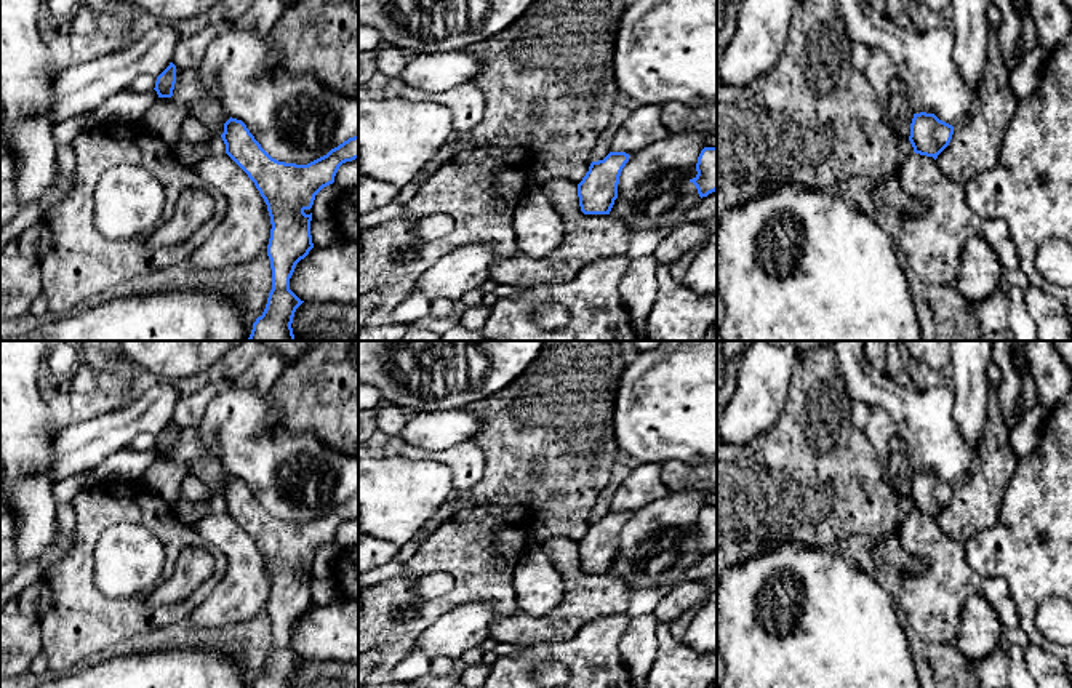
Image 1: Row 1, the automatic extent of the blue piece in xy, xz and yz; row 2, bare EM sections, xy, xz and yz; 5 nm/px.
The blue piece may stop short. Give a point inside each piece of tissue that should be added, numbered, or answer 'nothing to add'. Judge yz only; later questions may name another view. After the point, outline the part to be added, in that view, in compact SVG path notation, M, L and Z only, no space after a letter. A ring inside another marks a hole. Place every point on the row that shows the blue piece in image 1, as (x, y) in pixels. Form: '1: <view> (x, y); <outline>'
nothing to add

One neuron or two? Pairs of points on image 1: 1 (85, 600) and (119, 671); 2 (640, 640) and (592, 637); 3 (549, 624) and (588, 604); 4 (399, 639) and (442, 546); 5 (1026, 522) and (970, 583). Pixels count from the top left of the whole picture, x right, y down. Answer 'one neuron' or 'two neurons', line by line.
1: two neurons
2: two neurons
3: one neuron
4: one neuron
5: two neurons

